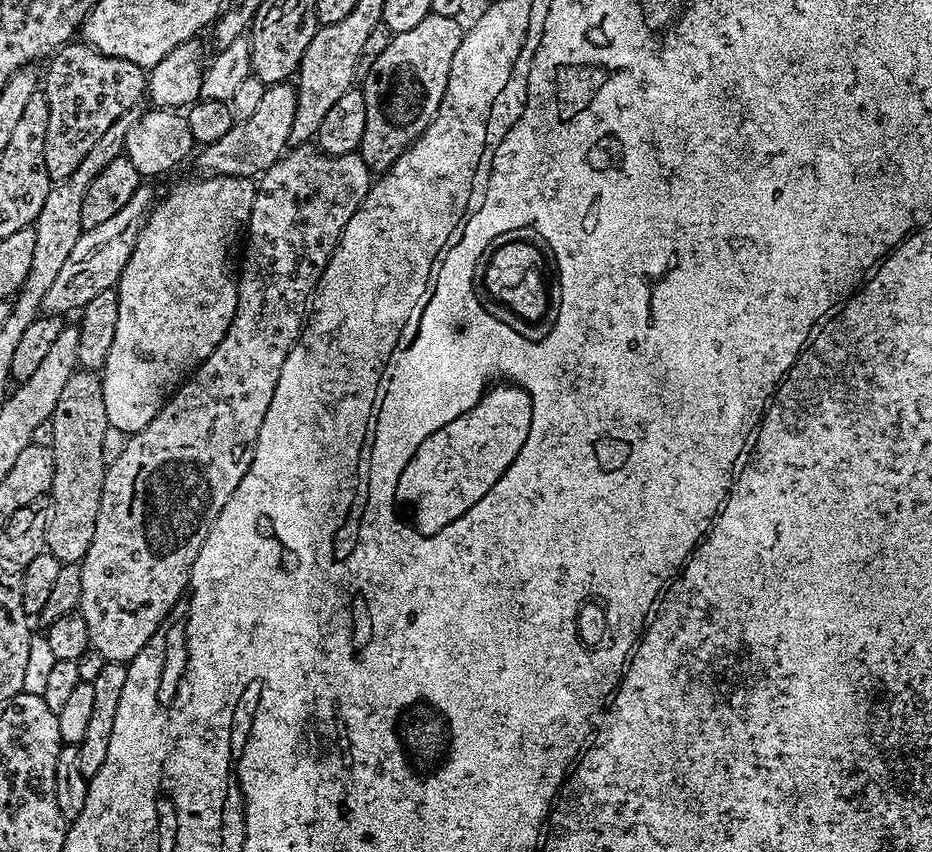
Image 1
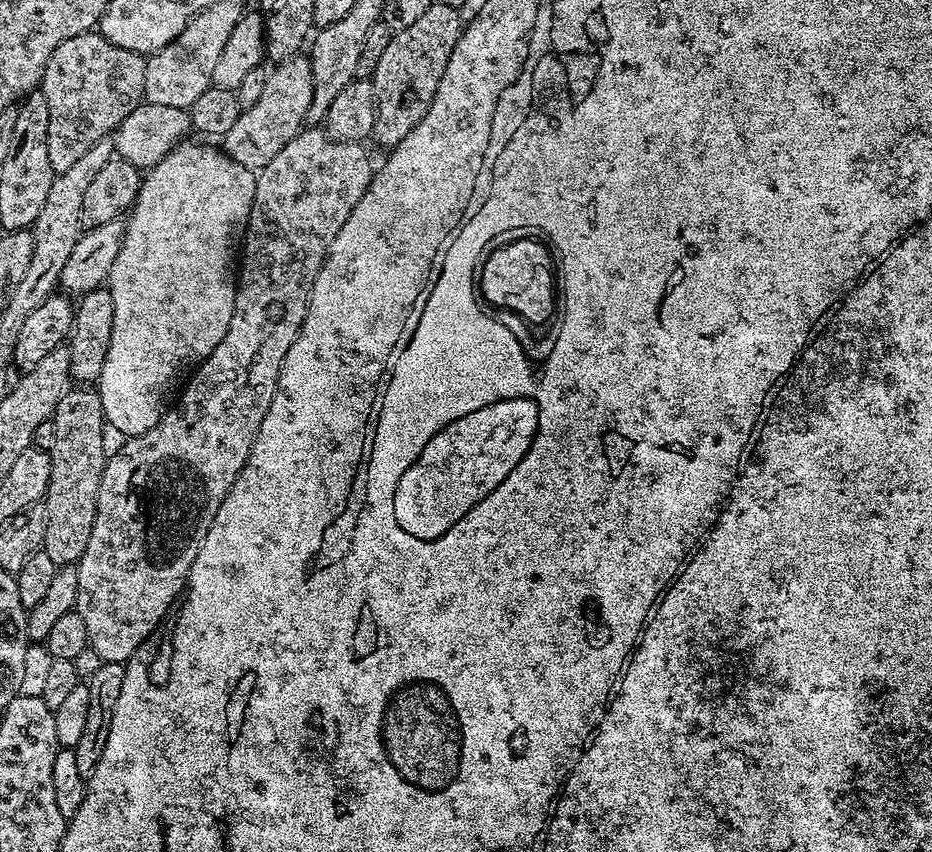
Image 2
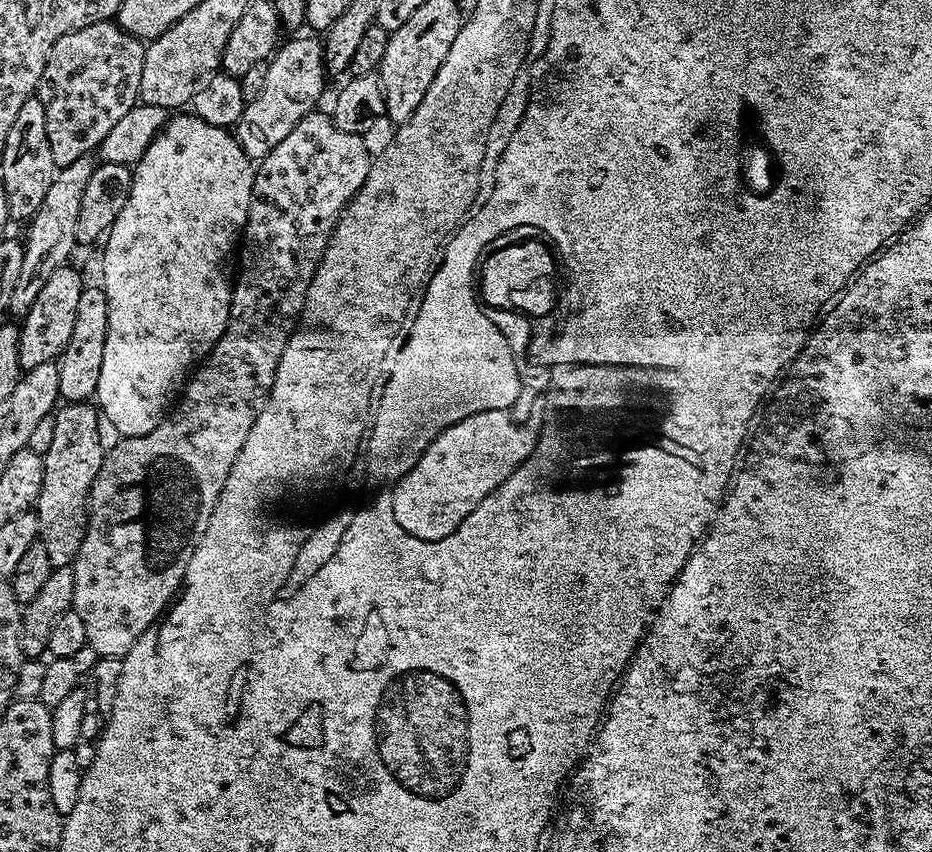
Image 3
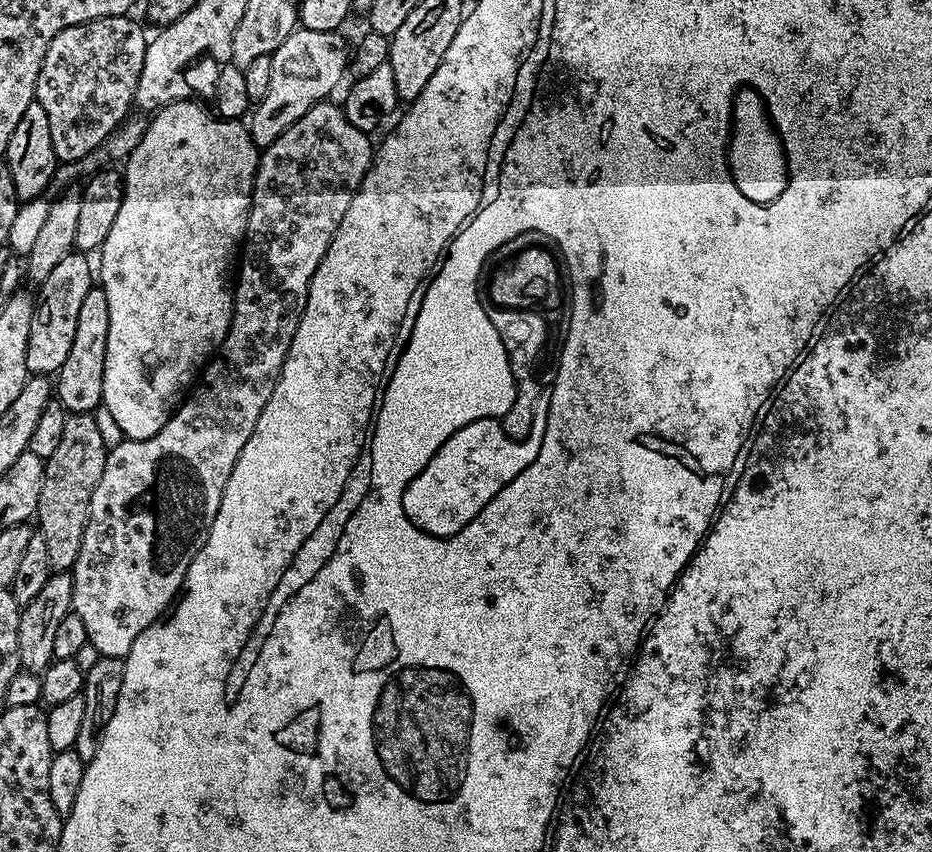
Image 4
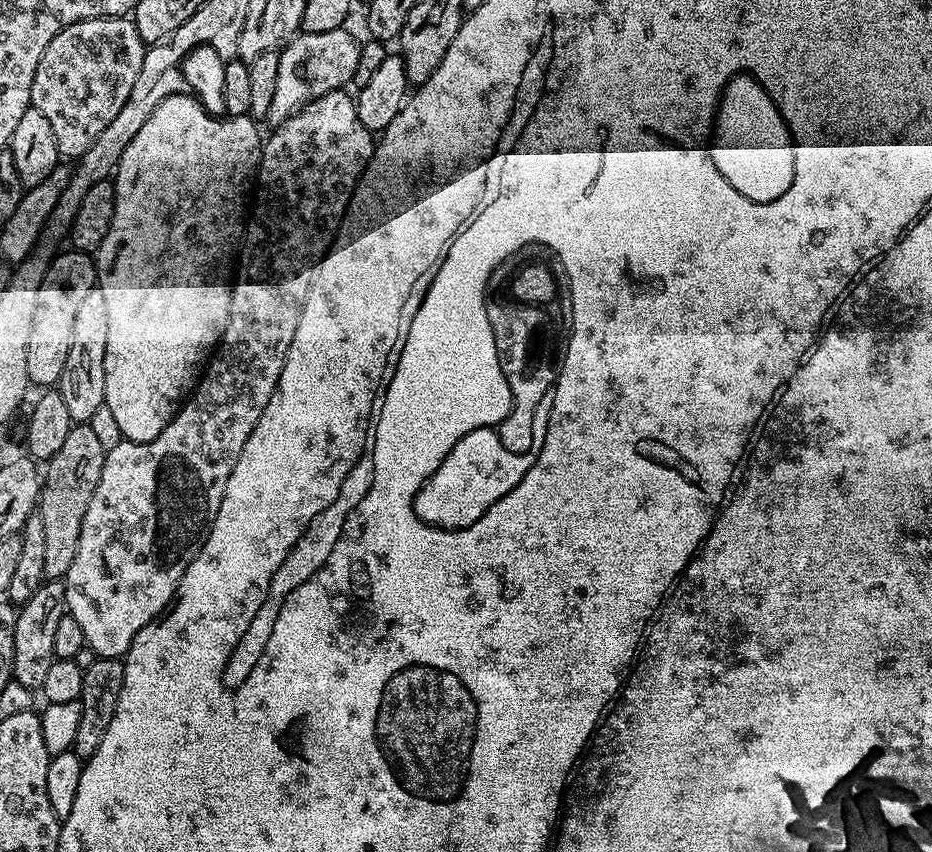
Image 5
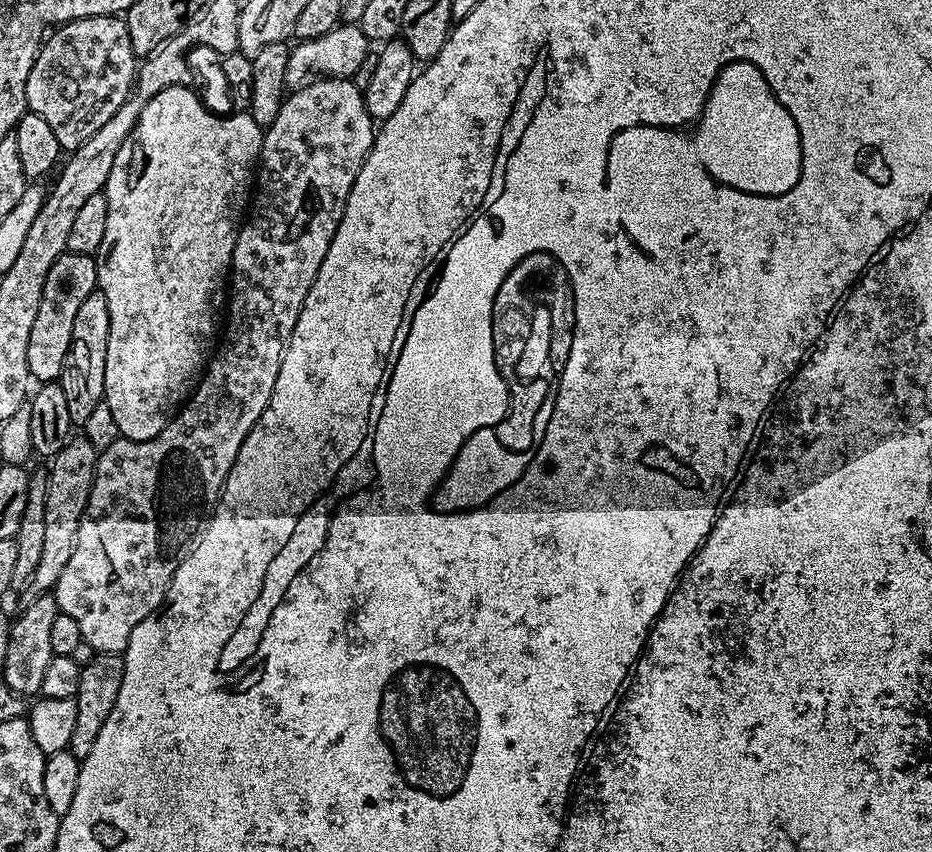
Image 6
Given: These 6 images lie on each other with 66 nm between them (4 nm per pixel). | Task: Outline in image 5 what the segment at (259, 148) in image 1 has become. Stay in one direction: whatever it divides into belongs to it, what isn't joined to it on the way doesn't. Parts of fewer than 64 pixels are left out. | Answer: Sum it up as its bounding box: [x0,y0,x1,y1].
[266,27,362,129]

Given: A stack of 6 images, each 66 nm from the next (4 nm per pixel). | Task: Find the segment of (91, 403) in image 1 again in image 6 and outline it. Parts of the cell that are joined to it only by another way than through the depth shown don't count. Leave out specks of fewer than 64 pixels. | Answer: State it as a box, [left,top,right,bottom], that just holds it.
[22,434,98,601]

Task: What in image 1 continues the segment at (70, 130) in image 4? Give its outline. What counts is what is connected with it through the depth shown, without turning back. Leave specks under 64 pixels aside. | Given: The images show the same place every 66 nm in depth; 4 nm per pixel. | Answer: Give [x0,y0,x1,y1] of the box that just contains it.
[42,42,146,182]

